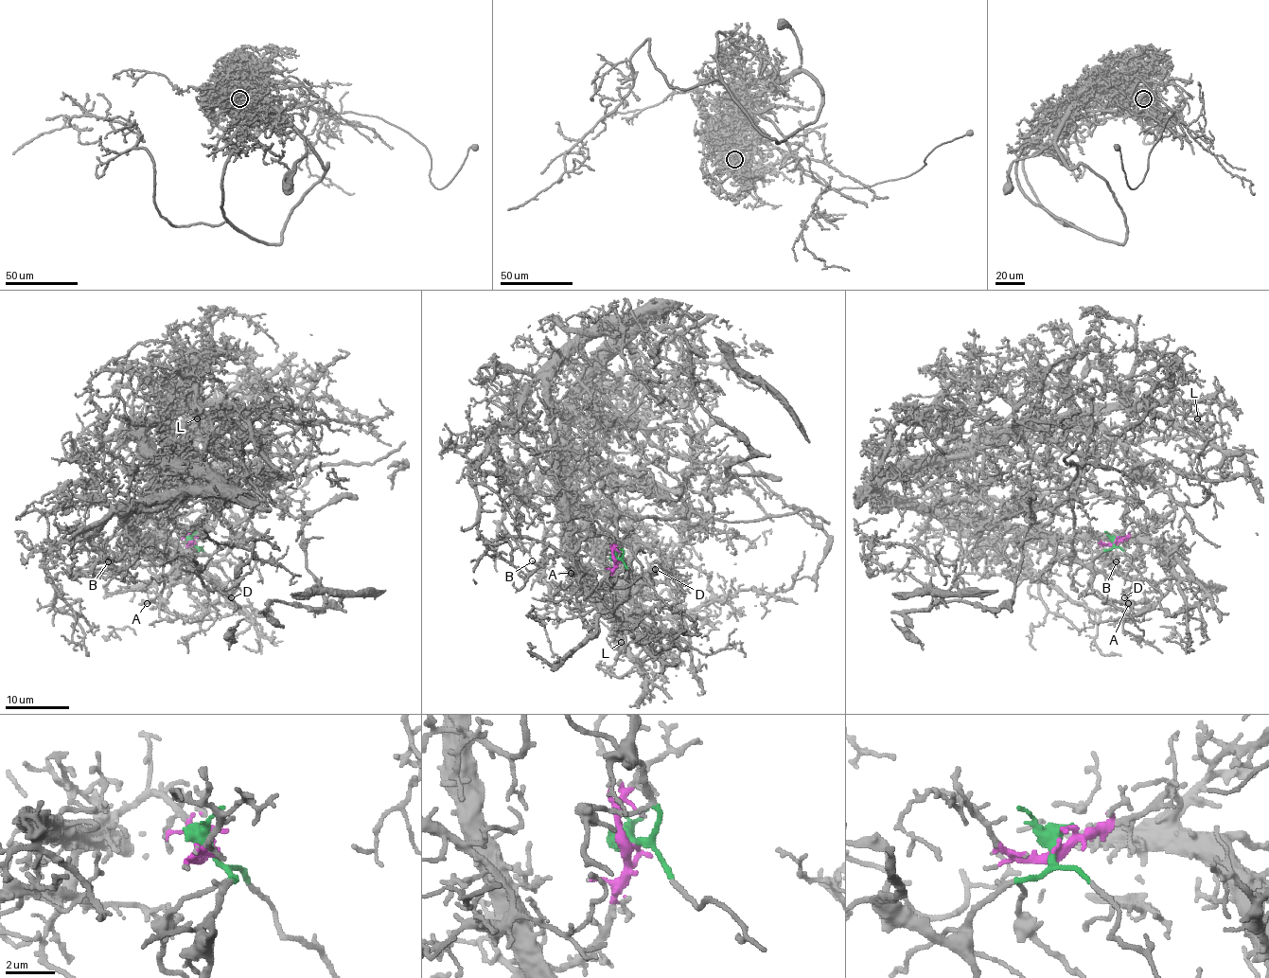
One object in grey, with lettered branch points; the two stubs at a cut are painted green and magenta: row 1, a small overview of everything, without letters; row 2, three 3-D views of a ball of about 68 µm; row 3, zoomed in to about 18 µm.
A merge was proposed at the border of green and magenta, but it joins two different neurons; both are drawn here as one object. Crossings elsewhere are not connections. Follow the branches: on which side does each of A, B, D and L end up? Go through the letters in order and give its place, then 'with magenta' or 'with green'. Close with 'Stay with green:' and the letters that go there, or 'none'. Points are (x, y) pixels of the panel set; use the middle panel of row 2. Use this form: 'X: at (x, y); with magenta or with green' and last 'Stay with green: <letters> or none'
A: at (571, 573); with green
B: at (532, 560); with magenta
D: at (655, 569); with green
L: at (621, 642); with magenta
Stay with green: A, D

